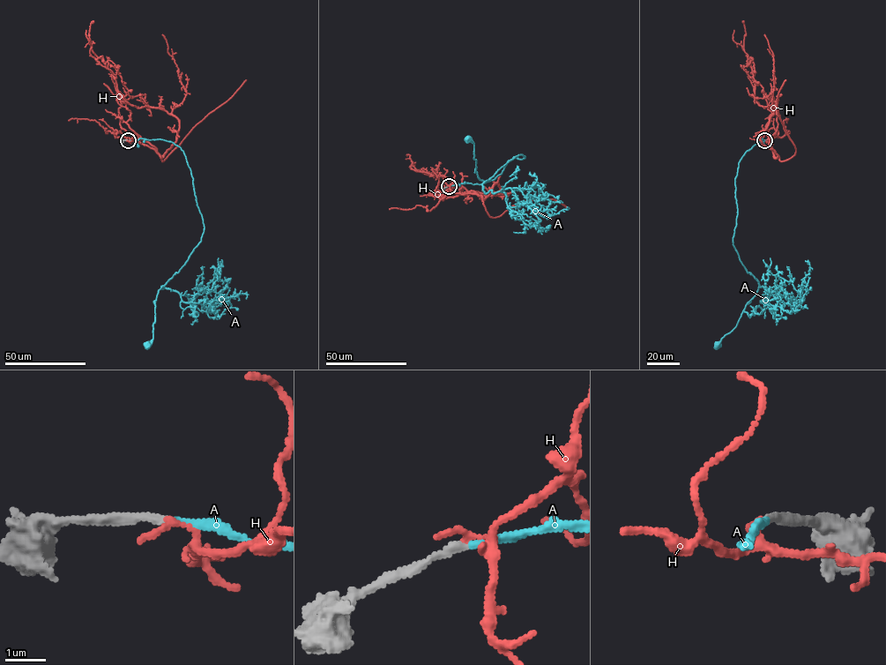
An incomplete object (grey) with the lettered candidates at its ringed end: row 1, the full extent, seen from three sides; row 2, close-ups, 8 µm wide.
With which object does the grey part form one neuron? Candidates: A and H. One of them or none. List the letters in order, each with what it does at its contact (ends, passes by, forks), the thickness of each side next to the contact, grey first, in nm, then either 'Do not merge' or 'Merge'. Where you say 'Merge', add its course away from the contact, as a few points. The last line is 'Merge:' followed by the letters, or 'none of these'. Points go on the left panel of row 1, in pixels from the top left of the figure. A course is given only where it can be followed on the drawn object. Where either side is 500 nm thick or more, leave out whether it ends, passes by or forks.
A: It ends there. Thickness 190 nm (grey) against 180 nm. Merge. Its course: (128, 140), (162, 139), (181, 148), (204, 227), (187, 261), (158, 292), (153, 338), (148, 345)
H: It ends there. Thickness 200 nm (grey) against 160 nm. Do not merge
Merge: A

